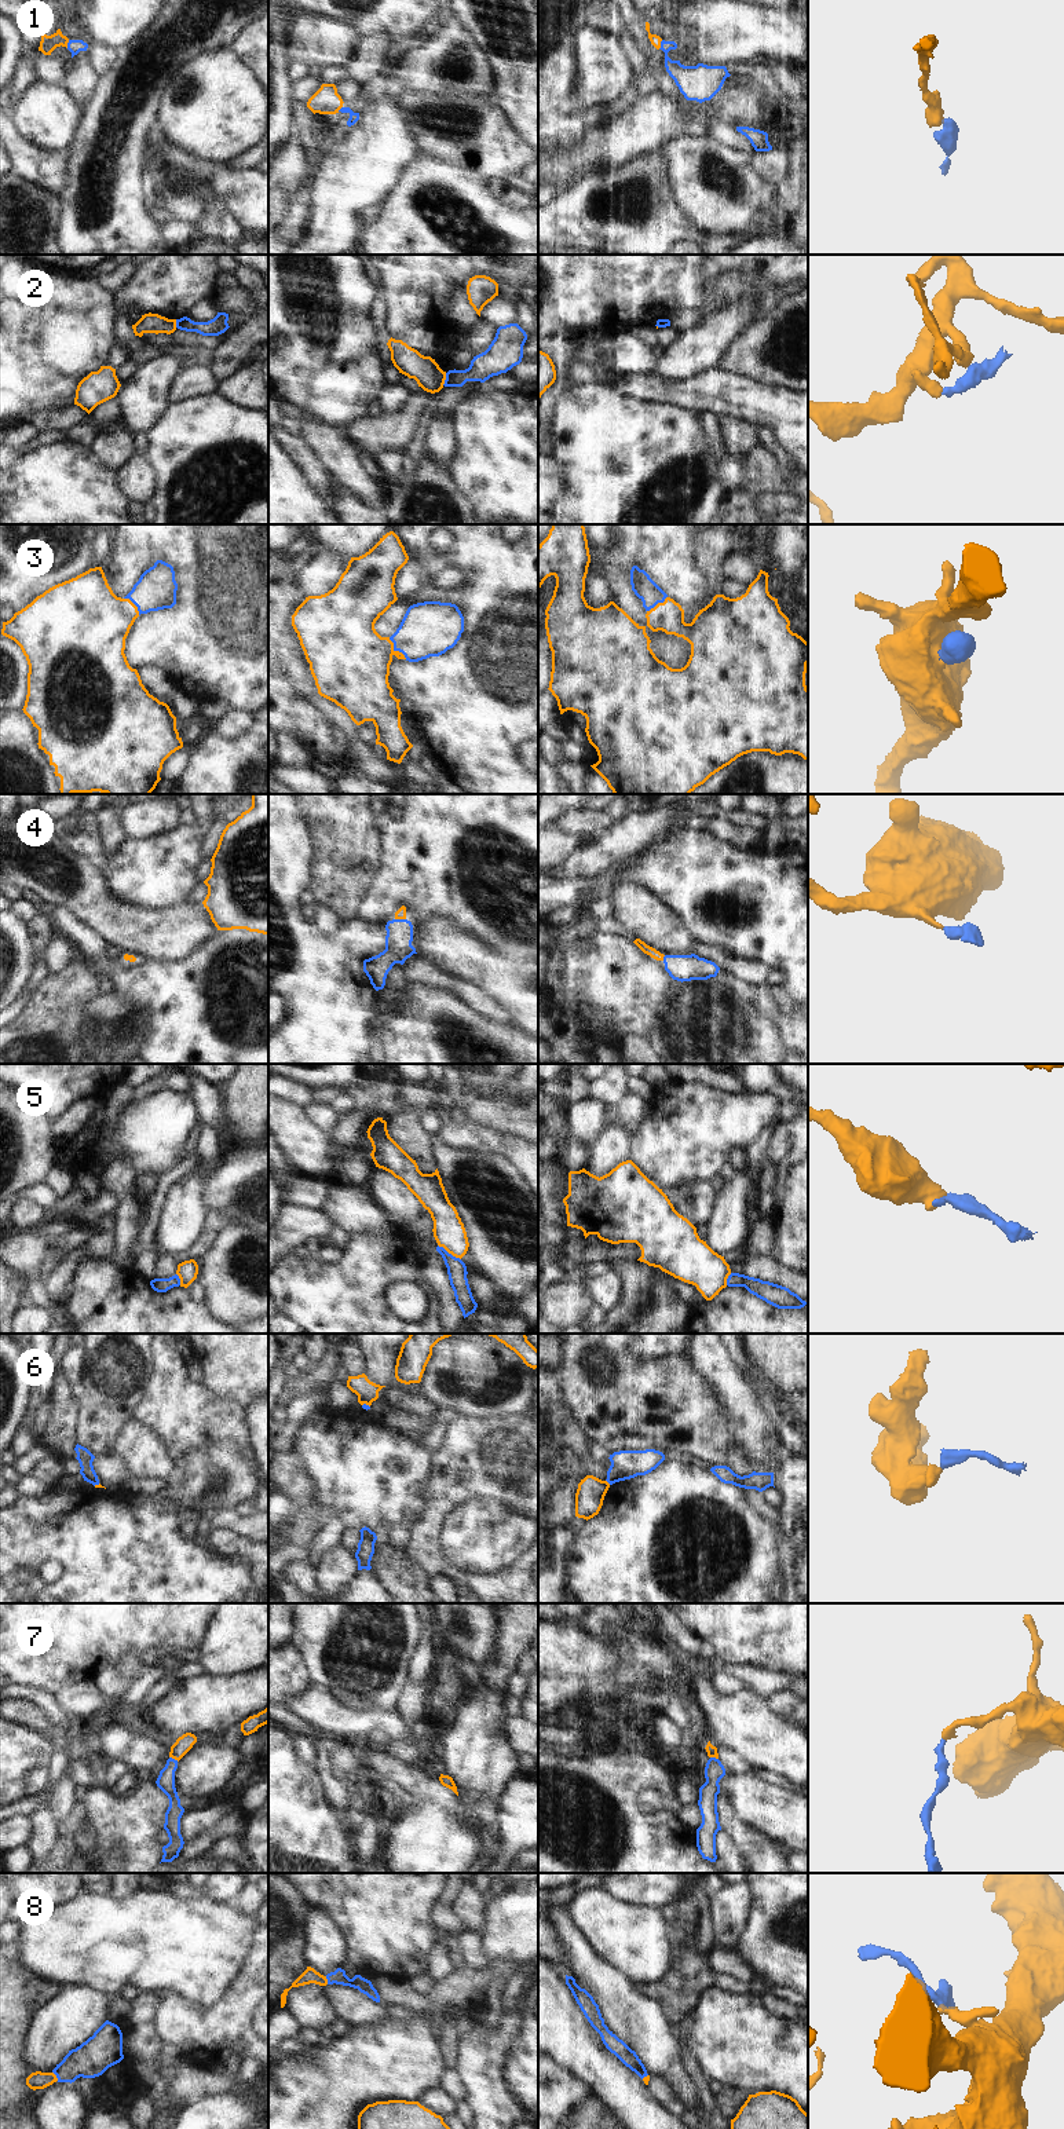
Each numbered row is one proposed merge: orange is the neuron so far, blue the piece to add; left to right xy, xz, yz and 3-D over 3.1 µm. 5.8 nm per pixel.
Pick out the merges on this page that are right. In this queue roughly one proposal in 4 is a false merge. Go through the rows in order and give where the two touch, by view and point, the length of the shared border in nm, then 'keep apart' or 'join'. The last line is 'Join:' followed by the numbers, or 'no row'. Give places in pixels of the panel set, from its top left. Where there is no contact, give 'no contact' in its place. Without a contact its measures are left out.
1: meets orange in yz at (660, 44); contact 60 nm long; join
2: meets orange in xz at (445, 379); contact 80 nm long; keep apart
3: meets orange in xz at (395, 651); contact 170 nm long; join
4: meets orange in xz at (401, 918); contact 60 nm long; join
5: meets orange in xz at (449, 1253); contact 160 nm long; keep apart
6: meets orange in yz at (607, 1482); contact 40 nm long; keep apart
7: meets orange in xy at (174, 1758); contact 60 nm long; join
8: meets orange in xy at (55, 2076); contact 70 nm long; join
Join: 1, 3, 4, 7, 8

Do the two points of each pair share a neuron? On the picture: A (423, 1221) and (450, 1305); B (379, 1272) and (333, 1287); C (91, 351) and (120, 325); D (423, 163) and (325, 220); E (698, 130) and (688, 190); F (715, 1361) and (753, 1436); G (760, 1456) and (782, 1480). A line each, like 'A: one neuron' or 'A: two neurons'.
A: one neuron
B: one neuron
C: two neurons
D: two neurons
E: two neurons
F: one neuron
G: two neurons

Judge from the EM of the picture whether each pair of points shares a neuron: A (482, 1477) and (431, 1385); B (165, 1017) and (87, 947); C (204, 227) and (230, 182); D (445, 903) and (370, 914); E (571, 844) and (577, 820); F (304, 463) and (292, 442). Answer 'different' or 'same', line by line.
A: different
B: same
C: different
D: same
E: different
F: same

